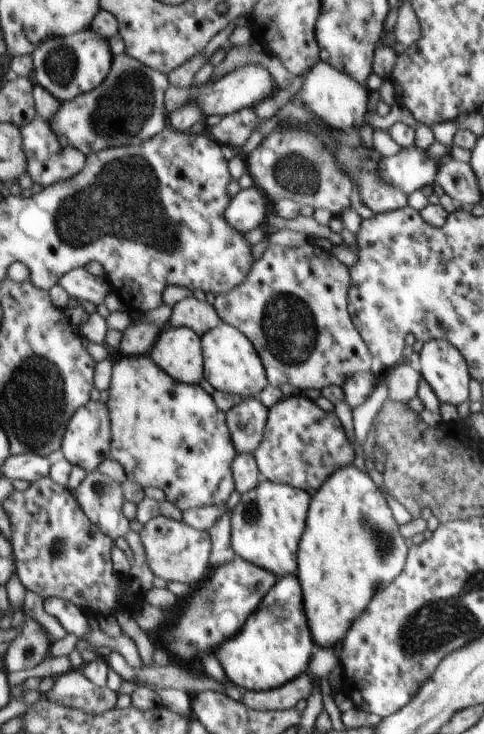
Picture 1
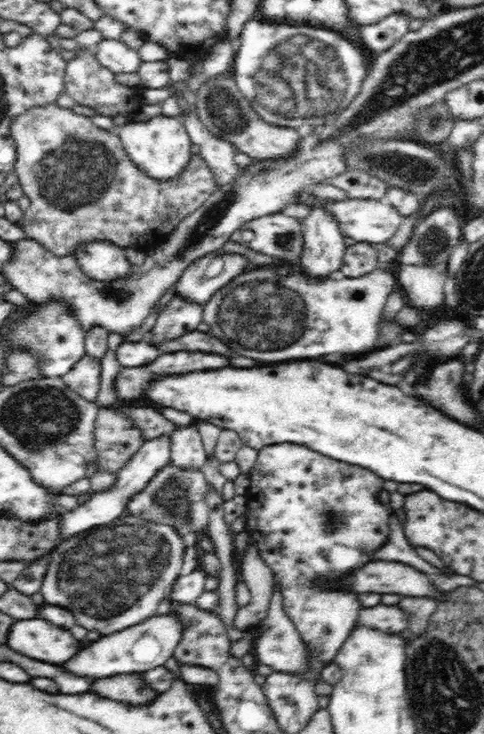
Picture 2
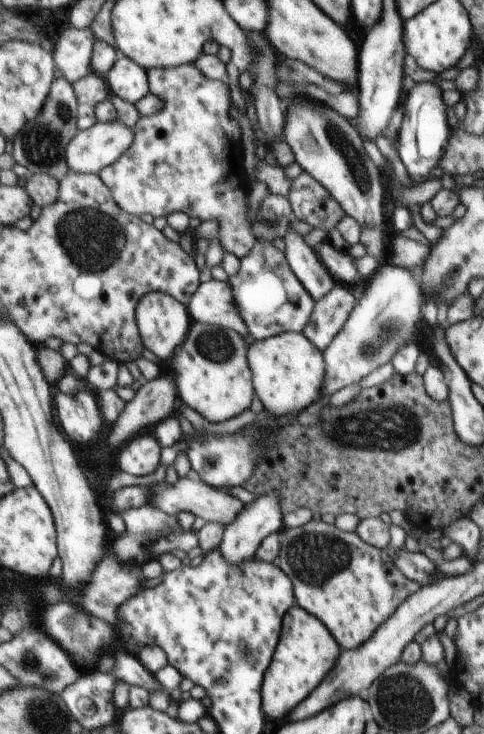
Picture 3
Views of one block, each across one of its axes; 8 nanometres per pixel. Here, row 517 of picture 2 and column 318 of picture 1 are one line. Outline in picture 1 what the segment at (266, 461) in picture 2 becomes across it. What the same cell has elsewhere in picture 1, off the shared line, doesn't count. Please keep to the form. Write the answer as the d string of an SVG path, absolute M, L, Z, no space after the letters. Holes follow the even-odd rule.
M272 244L264 249L260 255L256 256L256 260L249 269L246 279L244 279L235 288L232 288L232 290L229 292L219 293L216 295L213 308L216 310L221 323L235 327L252 342L252 345L254 346L256 353L259 354L260 361L264 366L269 385L280 387L282 384L290 384L290 386L298 388L298 390L301 392L314 391L316 389L320 391L326 386L343 387L346 380L352 379L357 373L374 372L372 369L372 355L370 350L364 343L364 340L360 337L360 334L355 328L355 325L352 323L351 317L349 316L347 310L347 299L350 288L351 277L349 268L342 264L338 258L335 258L331 252L325 252L315 244L310 244L308 248L287 248L280 247L277 244Z

